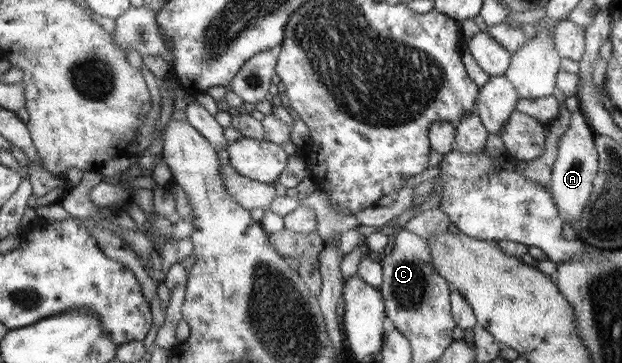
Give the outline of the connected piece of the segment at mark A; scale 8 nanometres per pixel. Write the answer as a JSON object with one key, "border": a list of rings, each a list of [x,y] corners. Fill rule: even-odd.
{"border":[[[581,110],[569,111],[570,124],[568,129],[561,136],[558,141],[558,154],[554,166],[552,167],[551,179],[549,182],[549,191],[552,199],[558,208],[558,213],[565,224],[570,224],[573,219],[580,220],[583,216],[584,206],[589,202],[591,193],[594,187],[594,178],[597,174],[597,167],[599,164],[599,155],[594,143],[596,133],[589,128],[589,125],[584,120]]]}

